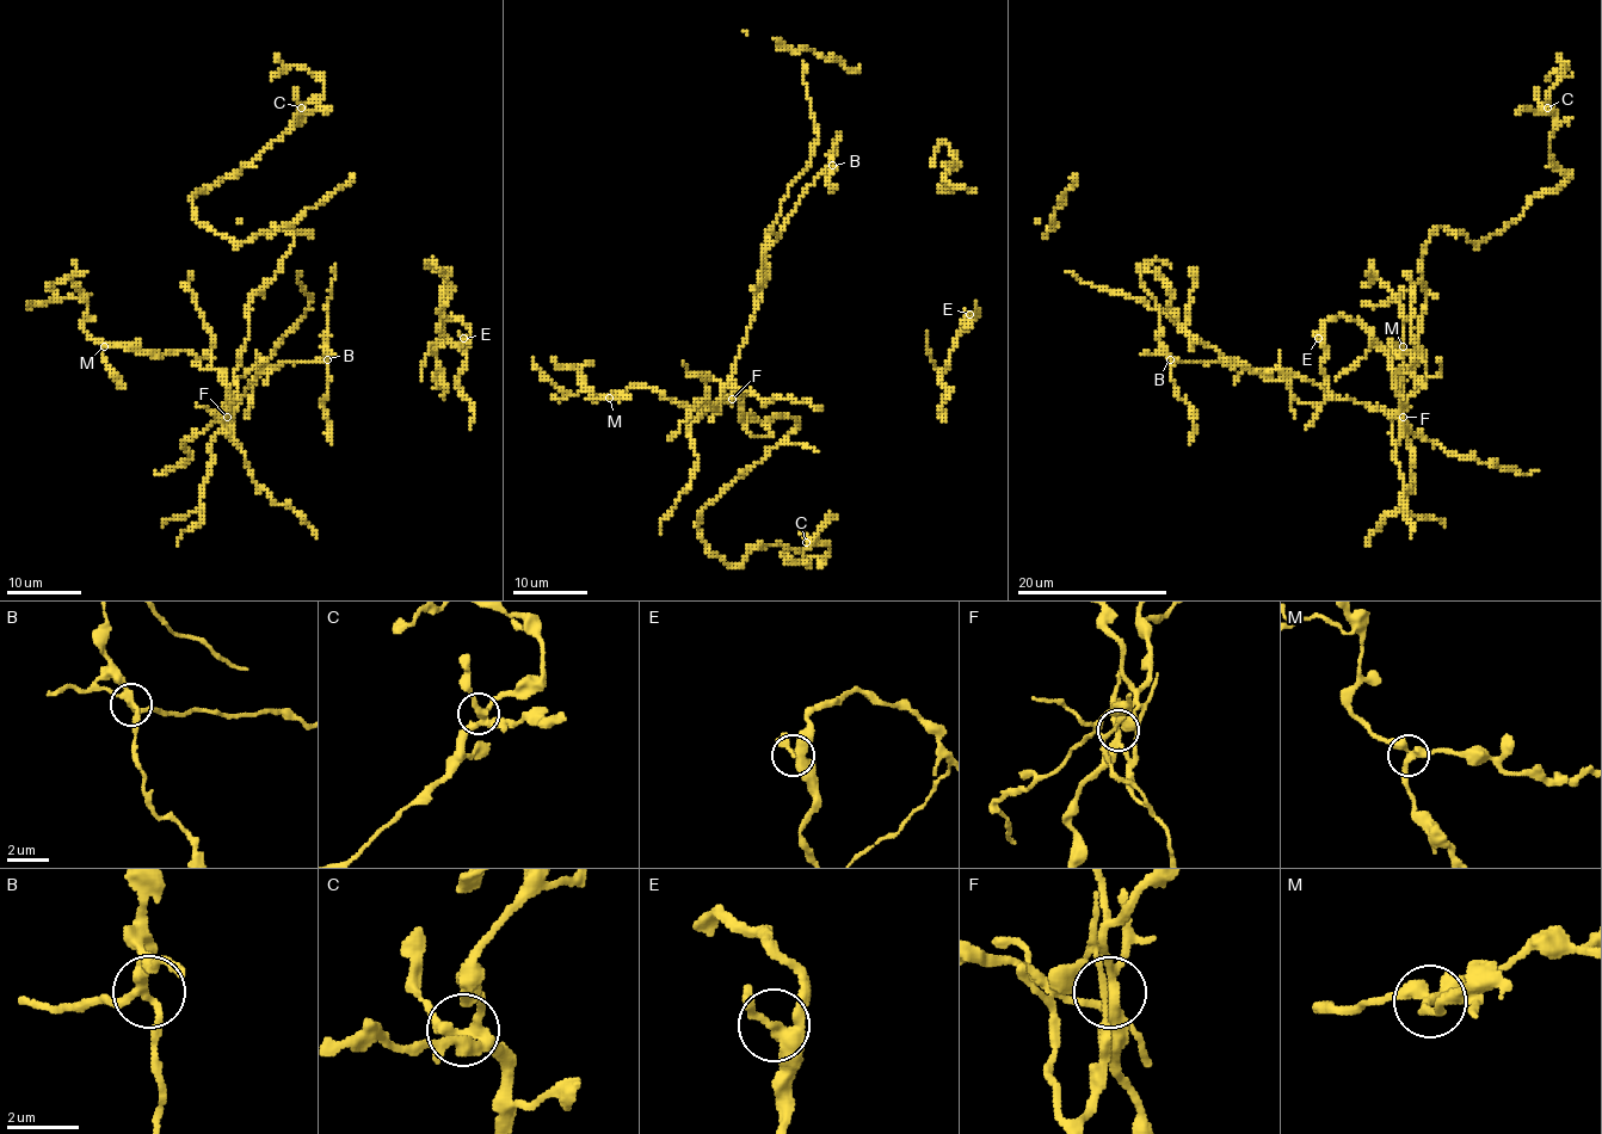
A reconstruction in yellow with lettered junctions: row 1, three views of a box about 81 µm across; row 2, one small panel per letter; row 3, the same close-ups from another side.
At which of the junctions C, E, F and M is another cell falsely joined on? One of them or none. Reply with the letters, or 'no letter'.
F

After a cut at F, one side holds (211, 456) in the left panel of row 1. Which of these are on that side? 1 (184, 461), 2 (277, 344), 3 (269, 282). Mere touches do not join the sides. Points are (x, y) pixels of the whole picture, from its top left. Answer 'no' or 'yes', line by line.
1: no
2: no
3: yes

